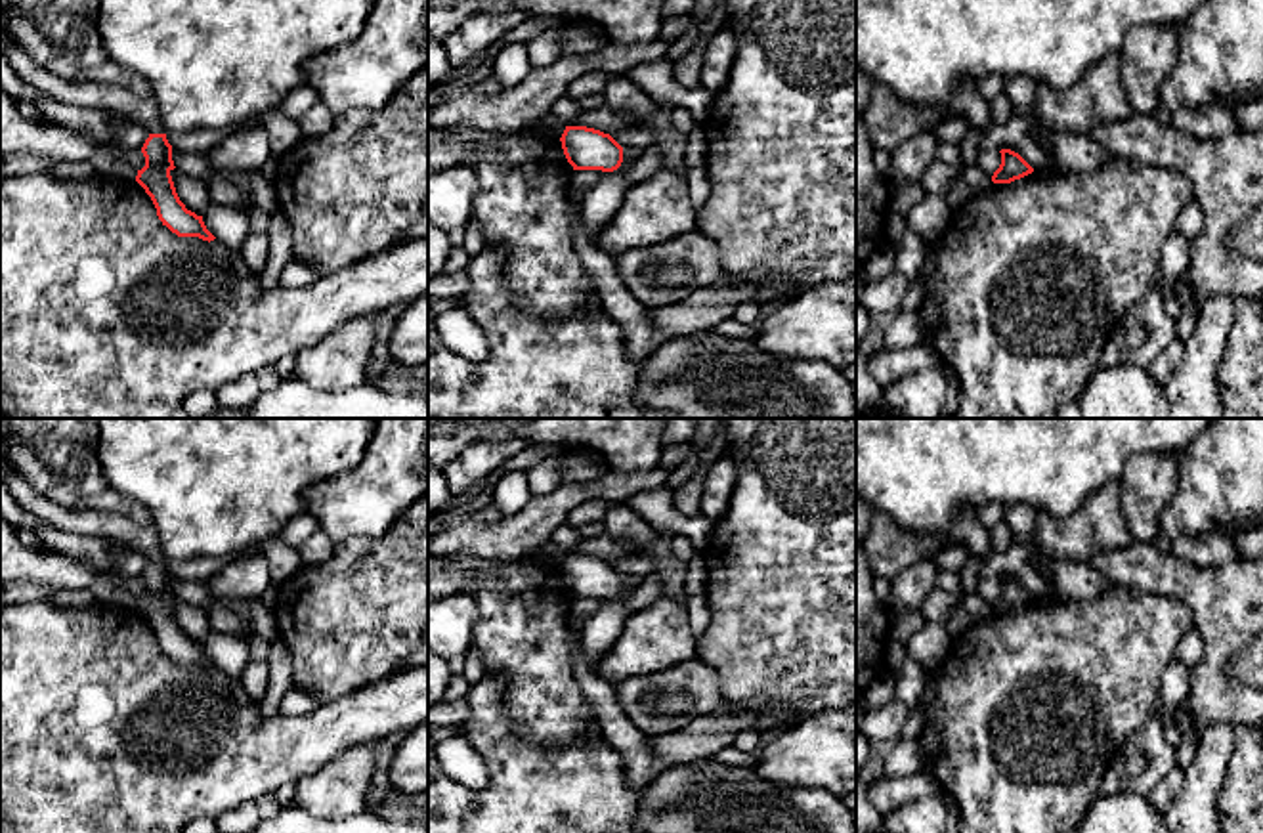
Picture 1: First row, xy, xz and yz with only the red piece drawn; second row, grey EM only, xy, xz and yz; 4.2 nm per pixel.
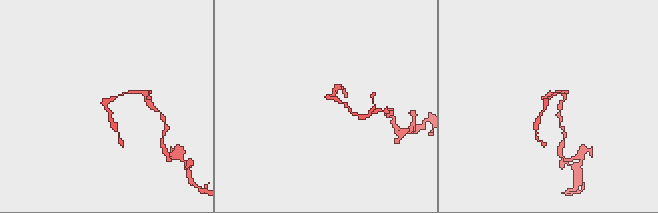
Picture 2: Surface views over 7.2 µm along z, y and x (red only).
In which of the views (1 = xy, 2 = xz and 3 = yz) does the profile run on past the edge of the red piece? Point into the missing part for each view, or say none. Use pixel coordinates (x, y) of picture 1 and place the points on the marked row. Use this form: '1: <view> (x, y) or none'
1: none
2: none
3: none

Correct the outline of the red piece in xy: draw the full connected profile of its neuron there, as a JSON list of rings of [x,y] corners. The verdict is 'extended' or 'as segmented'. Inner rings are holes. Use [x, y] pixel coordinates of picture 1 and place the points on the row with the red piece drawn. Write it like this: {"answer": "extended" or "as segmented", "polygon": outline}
{"answer": "as segmented", "polygon": [[[149,134],[141,153],[145,157],[145,166],[138,170],[136,182],[151,197],[162,225],[178,237],[199,237],[208,243],[214,241],[216,237],[206,229],[203,216],[187,210],[176,193],[170,176],[176,166],[166,134]]]}

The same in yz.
{"answer": "as segmented", "polygon": [[[1001,149],[1001,164],[994,172],[994,183],[1011,183],[1034,172],[1034,168],[1015,151]]]}

